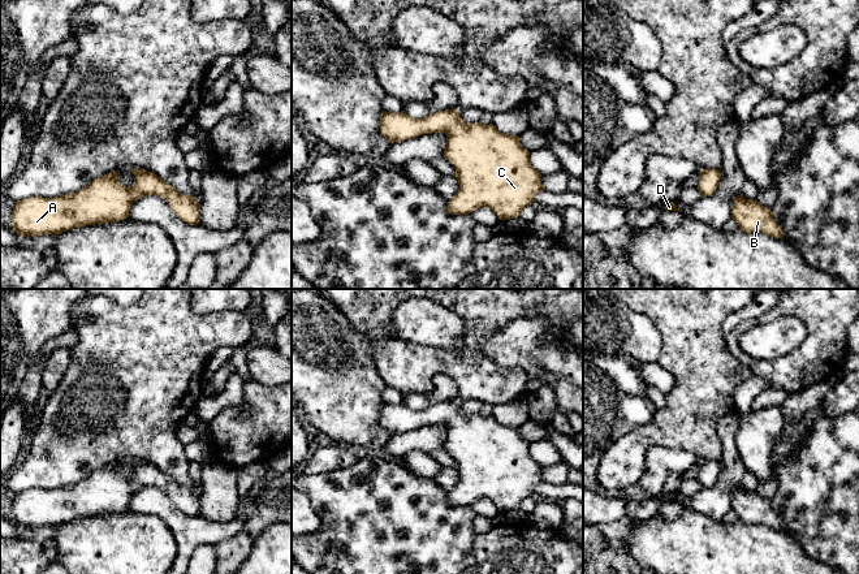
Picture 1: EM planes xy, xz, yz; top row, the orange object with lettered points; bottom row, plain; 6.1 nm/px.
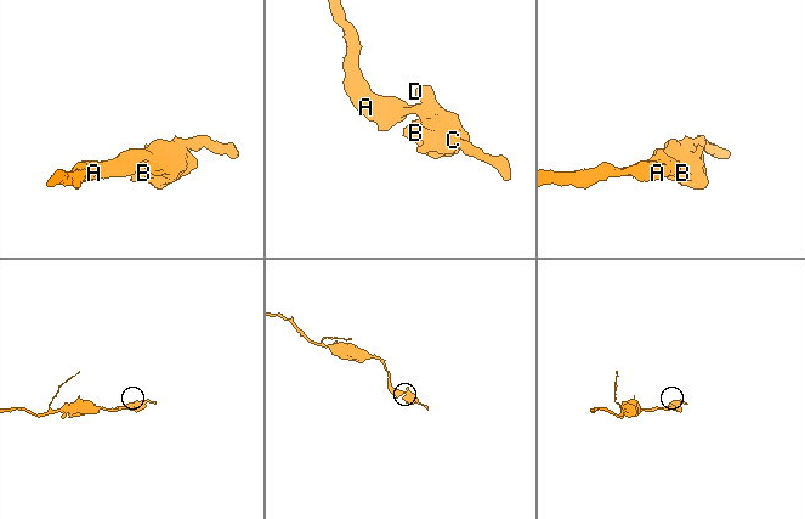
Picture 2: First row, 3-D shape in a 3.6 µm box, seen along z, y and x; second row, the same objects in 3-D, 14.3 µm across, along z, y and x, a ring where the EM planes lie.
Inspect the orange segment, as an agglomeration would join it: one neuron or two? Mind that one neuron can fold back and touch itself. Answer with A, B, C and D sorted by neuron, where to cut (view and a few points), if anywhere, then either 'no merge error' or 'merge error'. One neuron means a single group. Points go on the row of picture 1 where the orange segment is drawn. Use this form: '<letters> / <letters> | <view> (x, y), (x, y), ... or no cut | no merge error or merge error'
A B C D | no cut | no merge error

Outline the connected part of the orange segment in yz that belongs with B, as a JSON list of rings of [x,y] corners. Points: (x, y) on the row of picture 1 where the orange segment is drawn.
[[[742,194],[735,197],[731,219],[738,223],[743,232],[782,238],[782,229],[774,221],[770,208],[761,206],[756,199],[746,199]]]

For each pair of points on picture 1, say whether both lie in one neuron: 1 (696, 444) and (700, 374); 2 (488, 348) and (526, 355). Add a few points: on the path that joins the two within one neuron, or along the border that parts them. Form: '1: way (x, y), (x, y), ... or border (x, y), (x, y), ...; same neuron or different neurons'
1: way (693, 427), (691, 411), (700, 398), (700, 391); same neuron
2: way (497, 348), (517, 348); same neuron

